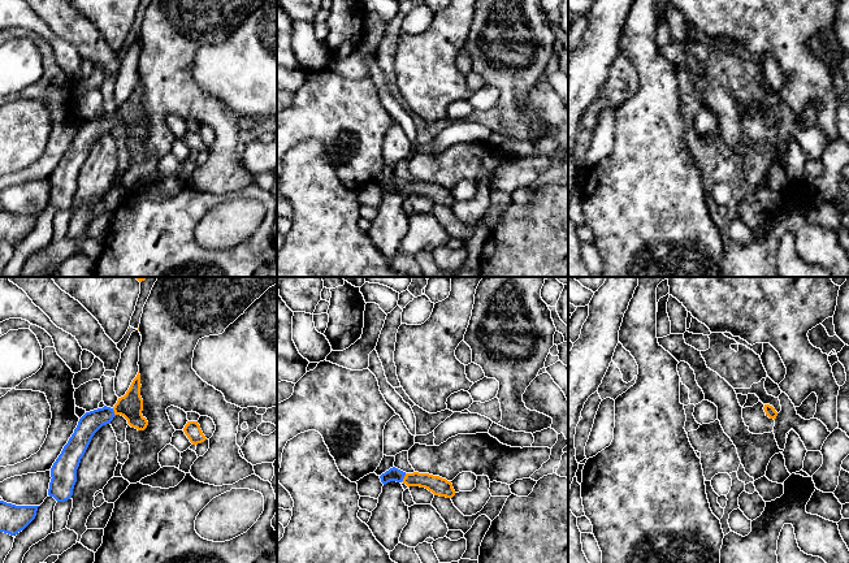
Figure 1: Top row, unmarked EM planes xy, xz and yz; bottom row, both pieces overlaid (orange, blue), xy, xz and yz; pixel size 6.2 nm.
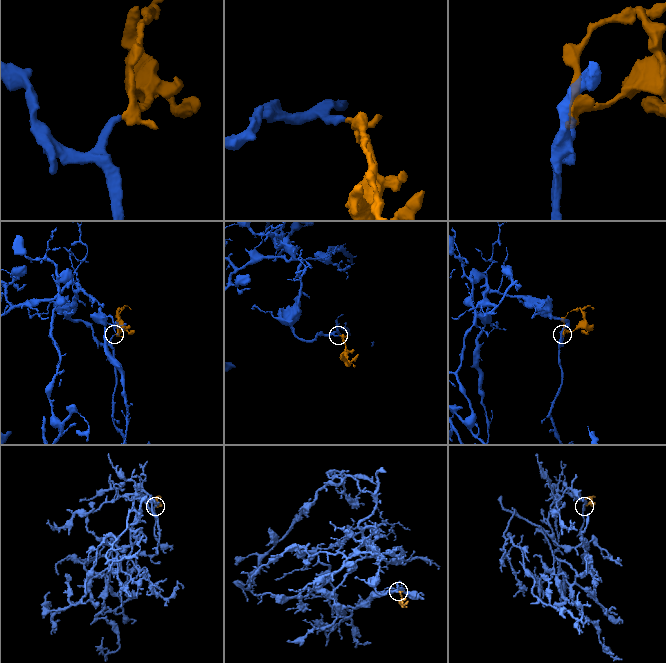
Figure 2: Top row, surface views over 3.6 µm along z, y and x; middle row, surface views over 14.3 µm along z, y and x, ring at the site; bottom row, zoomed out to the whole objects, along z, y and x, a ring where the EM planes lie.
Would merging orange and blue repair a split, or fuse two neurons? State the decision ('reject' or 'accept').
accept

